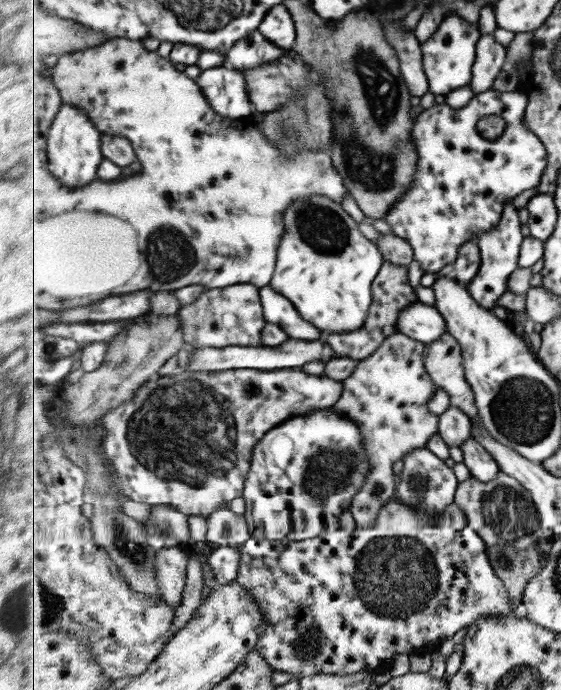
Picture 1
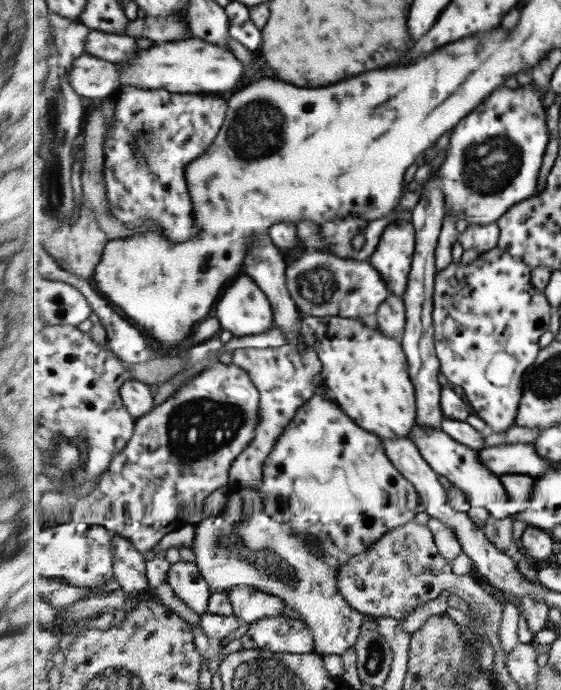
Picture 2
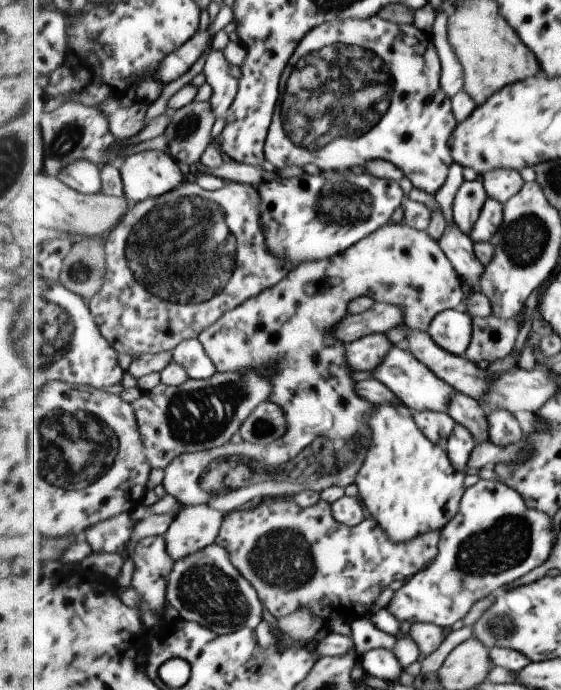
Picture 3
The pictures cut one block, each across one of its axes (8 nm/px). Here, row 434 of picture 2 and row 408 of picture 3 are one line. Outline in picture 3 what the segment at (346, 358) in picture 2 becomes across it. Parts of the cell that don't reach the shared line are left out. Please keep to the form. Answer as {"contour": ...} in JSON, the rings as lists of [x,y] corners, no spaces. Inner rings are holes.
{"contour":[[[387,402],[375,405],[375,413],[371,414],[371,449],[367,452],[366,462],[357,474],[356,486],[359,499],[367,509],[368,515],[381,524],[394,542],[410,542],[433,530],[441,531],[457,514],[466,494],[466,472],[458,470],[451,462],[445,448],[433,443],[415,421],[414,412],[400,402]]]}

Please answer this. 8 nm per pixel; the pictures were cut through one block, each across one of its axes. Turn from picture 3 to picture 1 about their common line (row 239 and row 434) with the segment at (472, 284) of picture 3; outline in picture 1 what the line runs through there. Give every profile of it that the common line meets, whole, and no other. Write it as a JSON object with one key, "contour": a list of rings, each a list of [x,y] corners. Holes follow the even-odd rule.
{"contour":[[[450,405],[444,413],[439,415],[440,434],[451,447],[460,448],[464,442],[473,438],[472,418],[461,408]]]}

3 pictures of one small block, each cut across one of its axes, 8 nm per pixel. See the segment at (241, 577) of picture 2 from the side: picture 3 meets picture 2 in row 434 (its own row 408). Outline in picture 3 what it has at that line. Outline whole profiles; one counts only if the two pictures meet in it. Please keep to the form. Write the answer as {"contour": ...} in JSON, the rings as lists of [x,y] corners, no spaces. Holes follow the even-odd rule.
{"contour":[[[404,222],[399,224],[388,223],[386,226],[379,228],[375,233],[363,238],[363,241],[357,242],[351,249],[345,250],[343,254],[337,254],[332,258],[325,258],[324,260],[315,260],[315,262],[303,262],[296,266],[292,272],[279,282],[279,285],[273,286],[271,289],[265,290],[259,297],[254,297],[242,306],[239,306],[236,310],[227,312],[222,318],[219,318],[218,322],[215,322],[214,326],[210,329],[203,330],[203,333],[199,336],[200,342],[203,344],[205,351],[209,354],[211,360],[215,364],[218,372],[249,372],[249,370],[259,370],[261,372],[267,372],[267,376],[271,378],[271,382],[274,383],[273,392],[271,392],[271,402],[278,403],[279,406],[286,411],[287,422],[290,423],[290,427],[287,429],[287,434],[283,436],[280,442],[273,442],[267,446],[260,444],[251,444],[251,442],[242,440],[239,444],[235,442],[229,442],[223,447],[215,449],[200,451],[195,453],[185,453],[178,458],[175,458],[174,462],[171,462],[170,466],[164,469],[164,487],[166,494],[173,496],[176,501],[182,507],[191,507],[197,505],[208,505],[215,509],[223,511],[225,514],[234,513],[235,508],[240,508],[245,502],[253,500],[253,498],[259,498],[259,496],[268,496],[273,499],[277,497],[292,498],[299,492],[305,490],[311,490],[320,493],[322,490],[331,486],[346,487],[349,484],[355,484],[357,474],[361,470],[361,466],[365,464],[367,452],[371,449],[371,414],[375,413],[375,405],[371,404],[369,400],[362,398],[358,394],[358,382],[353,380],[353,370],[347,362],[347,345],[345,342],[341,342],[339,338],[331,336],[331,330],[335,326],[339,325],[339,322],[343,321],[350,314],[350,303],[360,297],[371,297],[376,302],[393,304],[393,306],[401,306],[405,310],[405,323],[413,330],[423,330],[427,332],[431,322],[435,321],[435,318],[448,309],[458,309],[464,306],[466,302],[465,289],[462,285],[462,280],[459,277],[458,271],[454,268],[454,264],[447,258],[445,252],[443,252],[440,242],[433,238],[429,232],[421,231]]]}

